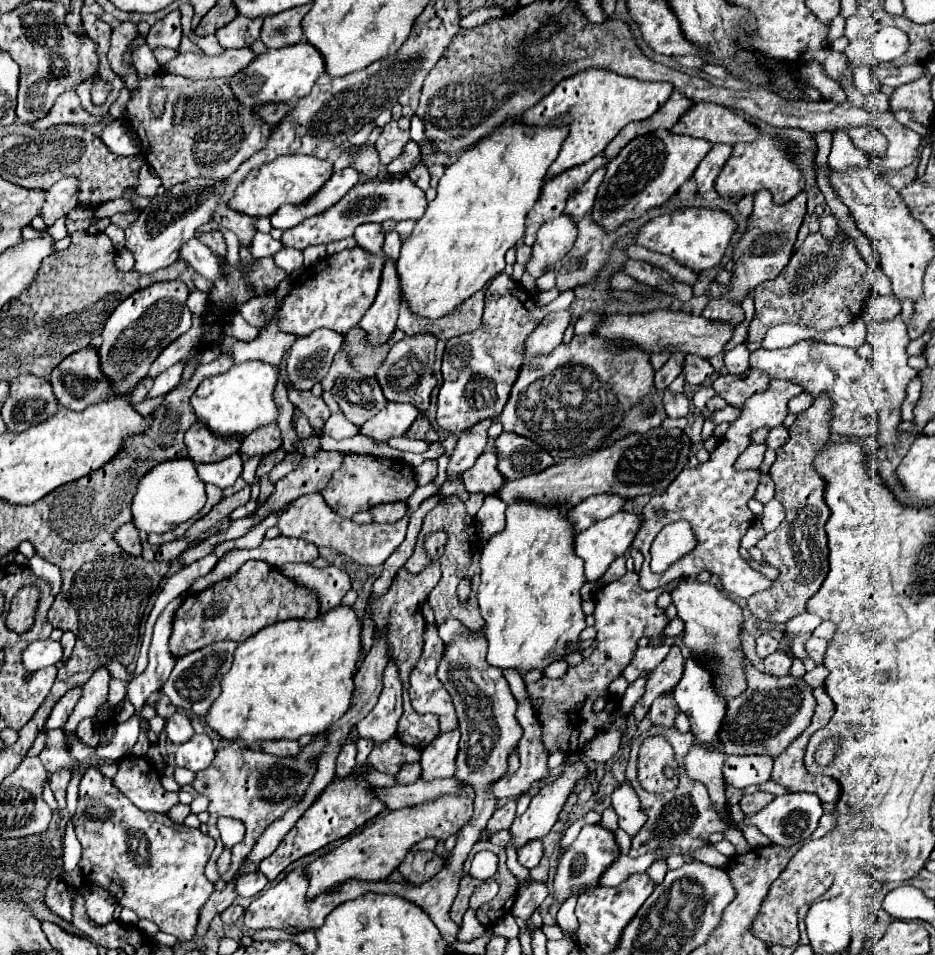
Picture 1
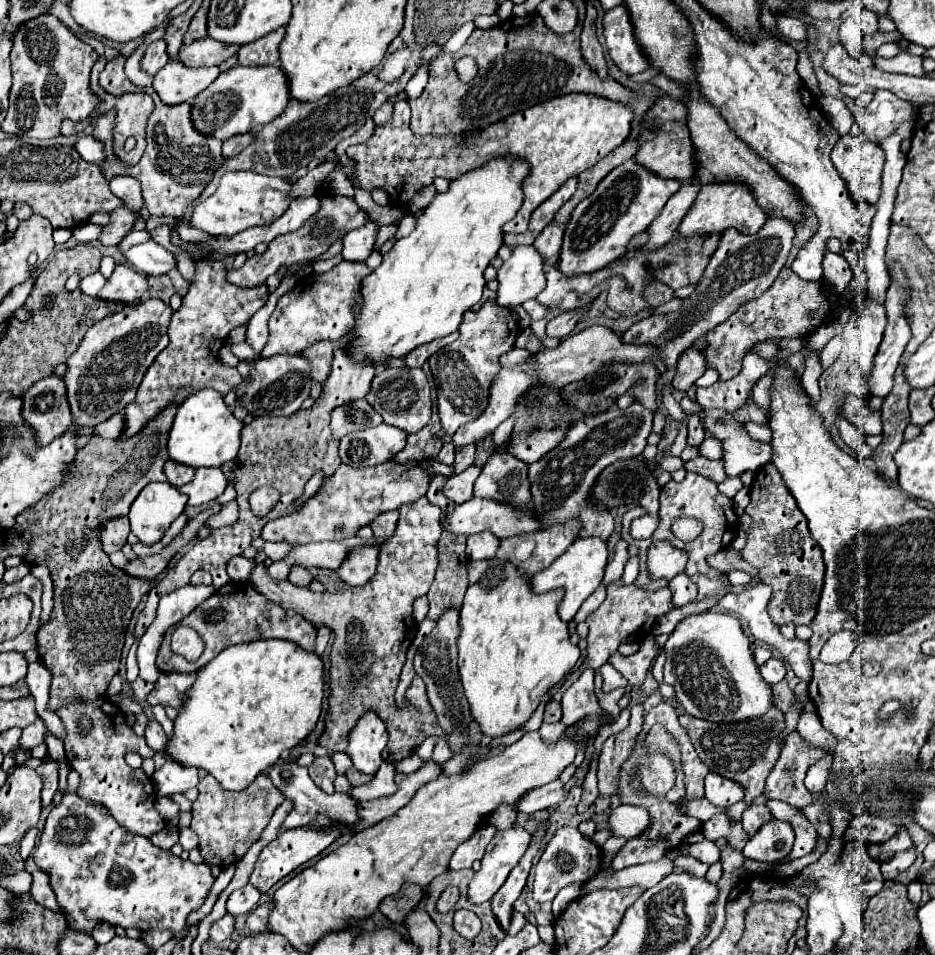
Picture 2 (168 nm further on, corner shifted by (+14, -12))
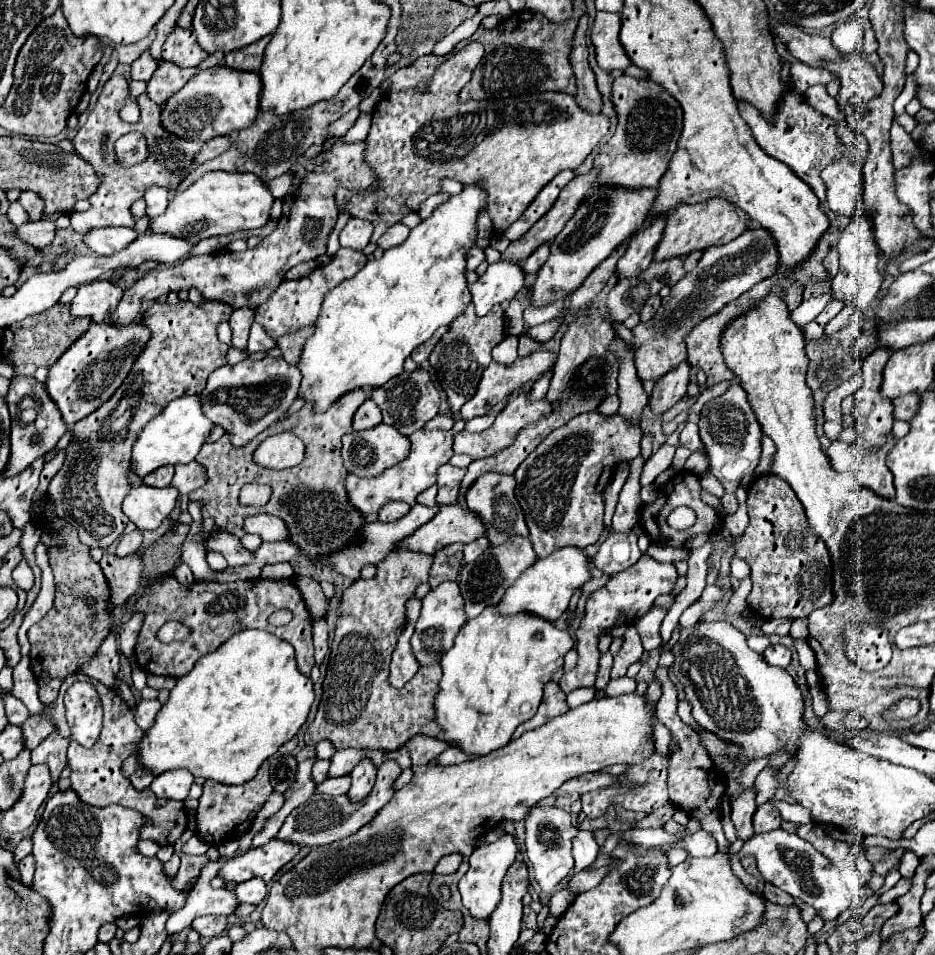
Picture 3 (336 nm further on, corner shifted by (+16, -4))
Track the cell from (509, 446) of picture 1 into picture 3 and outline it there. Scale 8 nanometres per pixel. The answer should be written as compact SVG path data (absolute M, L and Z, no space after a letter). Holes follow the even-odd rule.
M484 472L466 492L466 504L472 508L472 512L480 512L480 518L484 520L488 528L488 540L492 546L502 544L514 534L528 536L528 528L524 522L524 512L516 500L516 478L514 474L502 474L502 472Z

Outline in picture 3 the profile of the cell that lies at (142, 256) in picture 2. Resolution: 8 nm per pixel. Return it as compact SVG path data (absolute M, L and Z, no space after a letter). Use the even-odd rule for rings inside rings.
M98 228L84 236L84 242L98 256L114 256L122 248L130 246L138 238L134 228Z

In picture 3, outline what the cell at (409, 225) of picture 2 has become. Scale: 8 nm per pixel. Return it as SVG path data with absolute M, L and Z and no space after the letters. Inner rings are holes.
M398 222L398 224L390 226L388 232L378 240L378 246L380 246L382 250L386 250L386 248L390 248L390 246L398 246L398 244L402 244L402 242L408 238L408 234L410 234L410 228Z

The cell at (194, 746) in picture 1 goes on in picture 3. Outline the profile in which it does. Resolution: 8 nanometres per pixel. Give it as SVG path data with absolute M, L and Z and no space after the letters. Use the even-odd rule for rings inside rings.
M168 770L168 772L154 776L150 788L158 798L184 800L188 796L192 782L194 782L192 772L188 772L188 770Z

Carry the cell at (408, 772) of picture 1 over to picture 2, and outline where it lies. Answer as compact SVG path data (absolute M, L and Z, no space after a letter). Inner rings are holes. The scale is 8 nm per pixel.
M384 762L384 764L380 766L376 778L374 778L370 784L356 786L356 788L352 788L348 794L354 796L356 800L374 800L374 798L392 794L394 788L396 788L396 784L394 784L394 764Z

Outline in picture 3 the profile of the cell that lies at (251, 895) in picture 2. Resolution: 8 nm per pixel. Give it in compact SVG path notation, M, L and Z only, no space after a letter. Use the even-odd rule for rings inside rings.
M252 878L248 882L242 882L236 886L236 898L240 902L246 902L246 904L260 904L264 900L264 896L268 894L268 888L266 888L266 882L260 880L260 878Z

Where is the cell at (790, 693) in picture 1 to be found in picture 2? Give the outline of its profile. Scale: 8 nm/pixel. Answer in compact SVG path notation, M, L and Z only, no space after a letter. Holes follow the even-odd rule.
M774 706L766 716L742 724L714 724L680 714L680 724L682 728L686 728L692 746L696 748L700 760L710 768L710 772L734 780L744 788L746 806L750 806L754 798L764 792L766 776L780 756L778 734L784 730L784 714L780 712L780 708Z

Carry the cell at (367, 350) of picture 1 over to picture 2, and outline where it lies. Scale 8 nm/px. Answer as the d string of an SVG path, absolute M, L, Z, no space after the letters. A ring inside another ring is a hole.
M318 342L300 354L310 362L310 376L320 384L324 384L330 374L332 352L334 352L334 342Z

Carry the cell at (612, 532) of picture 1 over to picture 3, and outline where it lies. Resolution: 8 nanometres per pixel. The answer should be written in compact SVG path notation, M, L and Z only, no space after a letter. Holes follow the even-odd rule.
M564 546L552 552L550 556L538 560L528 568L504 594L500 600L500 614L516 614L516 612L530 612L546 620L558 620L572 598L572 594L582 588L588 580L592 580L590 572L590 556L578 546Z

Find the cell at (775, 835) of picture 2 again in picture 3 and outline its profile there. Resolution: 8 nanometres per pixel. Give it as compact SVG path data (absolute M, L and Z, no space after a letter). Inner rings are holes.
M782 828L764 832L764 834L754 834L752 838L748 838L744 842L738 856L740 858L754 856L764 880L786 890L788 894L802 900L804 904L810 904L824 922L836 920L850 904L848 890L846 890L842 878L838 876L838 870L830 864L830 860L826 856L816 852L812 844L804 842L796 834L790 834Z

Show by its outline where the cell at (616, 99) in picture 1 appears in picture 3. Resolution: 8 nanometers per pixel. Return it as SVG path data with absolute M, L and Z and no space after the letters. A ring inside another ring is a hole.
M468 42L462 50L458 50L454 56L450 56L444 64L440 64L440 68L436 70L436 76L432 80L432 84L428 86L428 90L412 90L412 92L388 92L376 106L374 114L372 114L372 128L370 128L370 134L366 138L366 150L364 150L364 162L376 172L376 182L378 186L374 190L336 190L336 202L338 202L338 208L340 212L342 210L348 210L354 218L364 218L364 220L370 220L374 224L374 234L372 234L372 242L376 242L392 224L400 222L400 218L408 212L418 212L420 204L430 196L430 194L436 194L440 192L438 184L444 176L448 178L454 178L462 184L472 184L472 182L484 182L482 186L488 190L488 214L492 218L492 224L494 224L494 232L502 234L512 222L516 222L522 212L530 206L530 202L536 198L536 194L562 170L576 170L586 158L588 154L598 146L598 142L602 138L608 136L608 130L610 130L610 118L602 112L598 114L592 114L588 110L584 110L578 102L576 102L576 96L572 94L564 94L564 92L534 92L534 94L528 94L528 96L516 96L516 98L504 98L504 100L484 100L484 102L460 102L458 100L458 92L466 85L470 80L474 69L478 65L480 58L482 58L482 46L478 42Z

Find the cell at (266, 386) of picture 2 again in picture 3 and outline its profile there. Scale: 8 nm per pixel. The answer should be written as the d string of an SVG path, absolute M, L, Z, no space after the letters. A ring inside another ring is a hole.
M266 356L262 360L246 358L234 366L226 364L214 370L212 376L208 378L208 384L202 392L204 412L208 412L208 418L214 424L224 426L224 430L230 434L230 440L236 446L244 446L288 412L288 408L298 396L300 382L302 382L300 370L288 364L282 356L280 358Z

